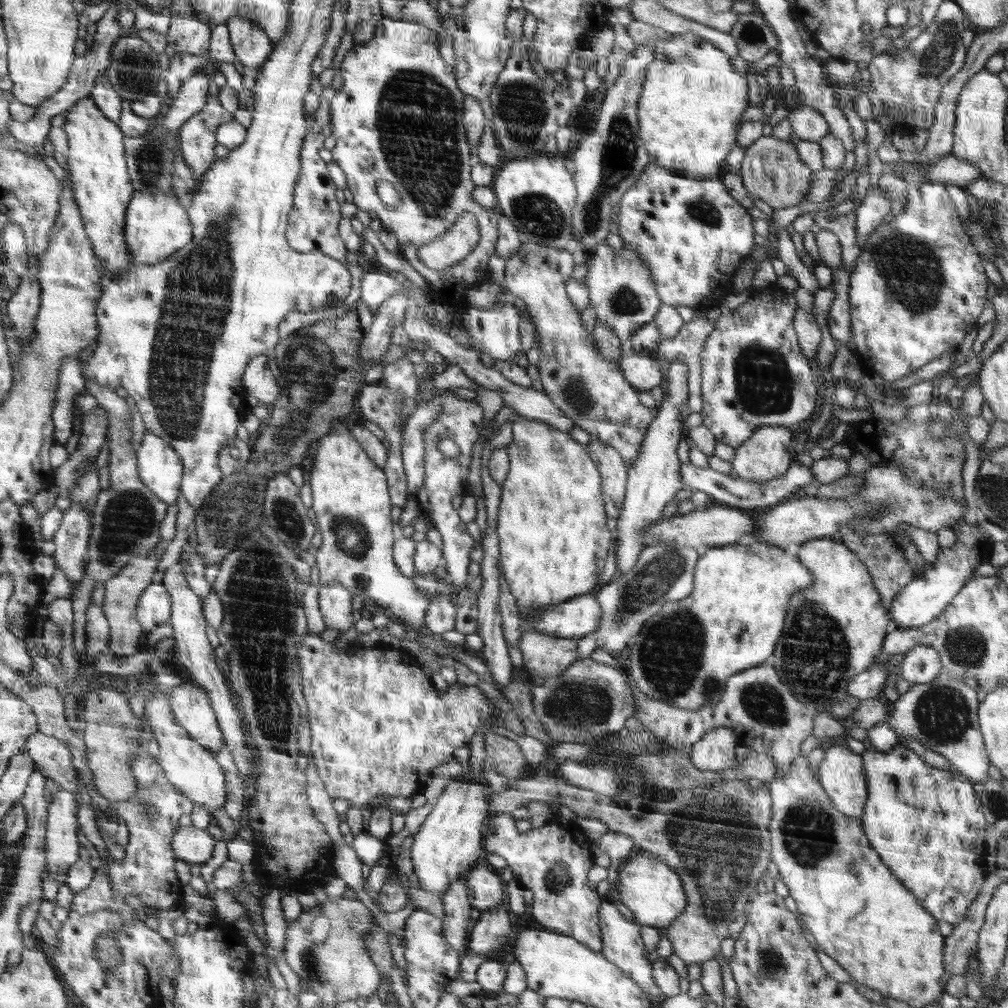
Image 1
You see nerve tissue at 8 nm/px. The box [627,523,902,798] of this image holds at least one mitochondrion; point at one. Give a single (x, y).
(815, 653)

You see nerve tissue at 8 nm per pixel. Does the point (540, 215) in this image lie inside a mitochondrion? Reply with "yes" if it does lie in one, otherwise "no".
yes

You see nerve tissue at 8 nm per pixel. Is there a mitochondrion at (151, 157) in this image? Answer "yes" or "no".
yes

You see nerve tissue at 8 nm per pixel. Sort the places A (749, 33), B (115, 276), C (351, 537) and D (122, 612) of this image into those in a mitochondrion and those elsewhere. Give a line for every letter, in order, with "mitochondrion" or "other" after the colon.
A: mitochondrion
B: other
C: mitochondrion
D: other

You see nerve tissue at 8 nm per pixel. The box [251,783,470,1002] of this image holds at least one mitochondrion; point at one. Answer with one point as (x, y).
(309, 955)

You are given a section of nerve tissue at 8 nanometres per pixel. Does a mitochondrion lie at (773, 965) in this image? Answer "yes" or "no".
yes

